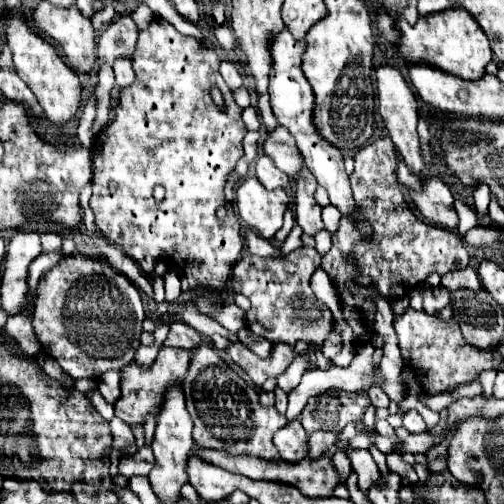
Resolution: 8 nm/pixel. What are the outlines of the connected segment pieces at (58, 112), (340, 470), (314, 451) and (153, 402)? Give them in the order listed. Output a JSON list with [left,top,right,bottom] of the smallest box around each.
[[7,14,81,126],[333,450,351,484],[309,430,337,458],[115,346,191,424]]

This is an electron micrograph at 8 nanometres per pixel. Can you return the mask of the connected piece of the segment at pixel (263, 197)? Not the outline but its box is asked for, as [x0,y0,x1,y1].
[237,176,289,240]

